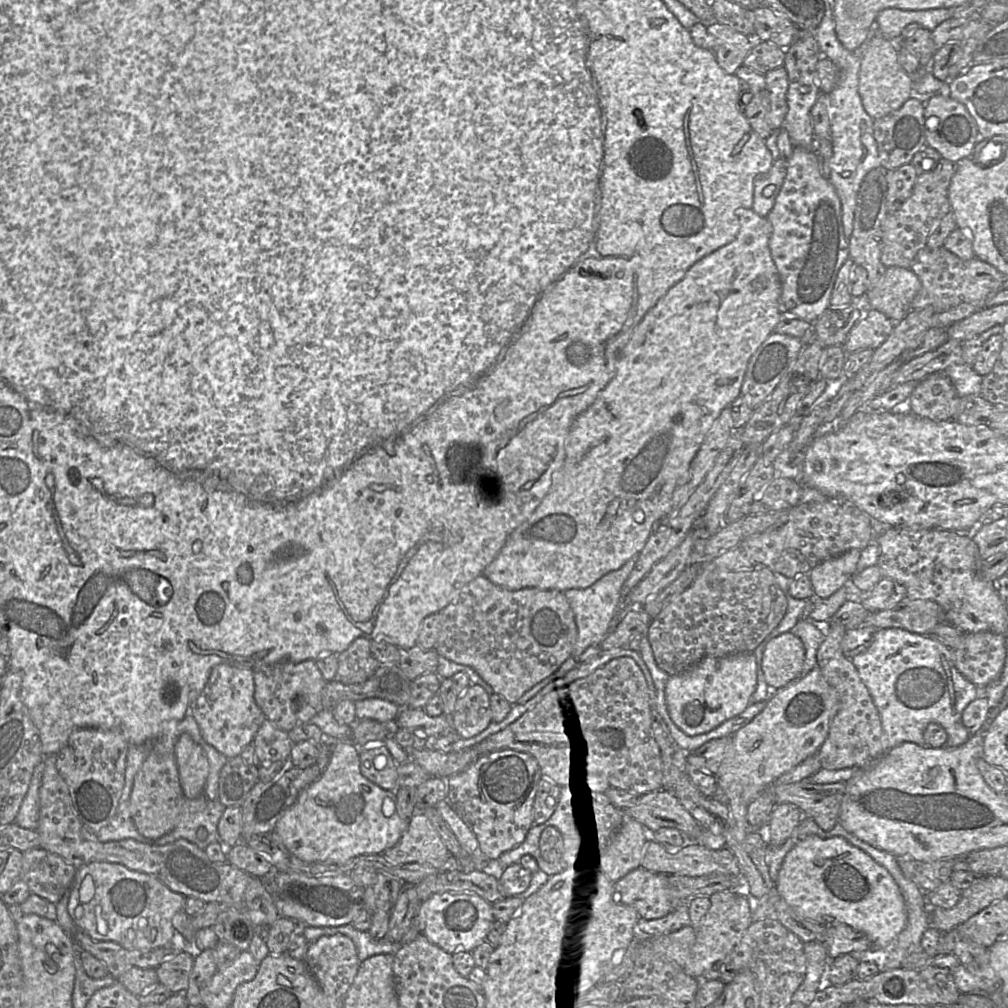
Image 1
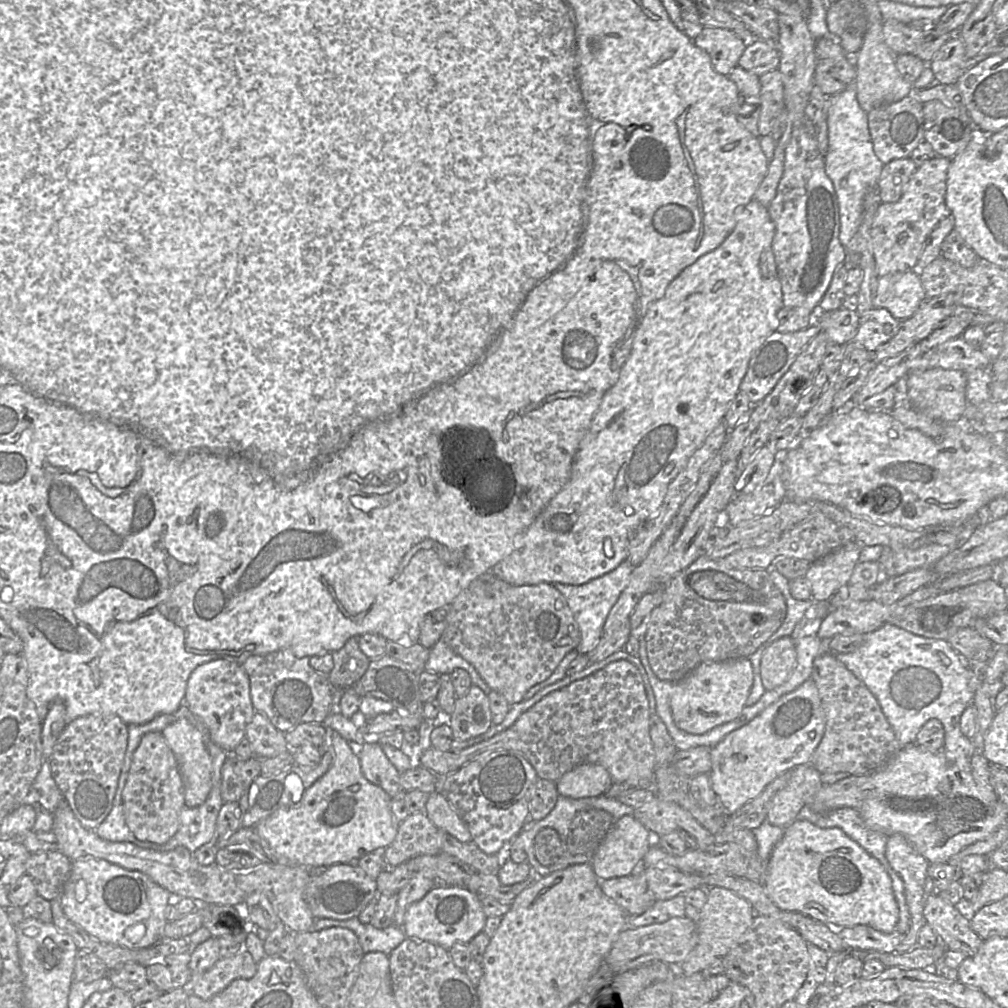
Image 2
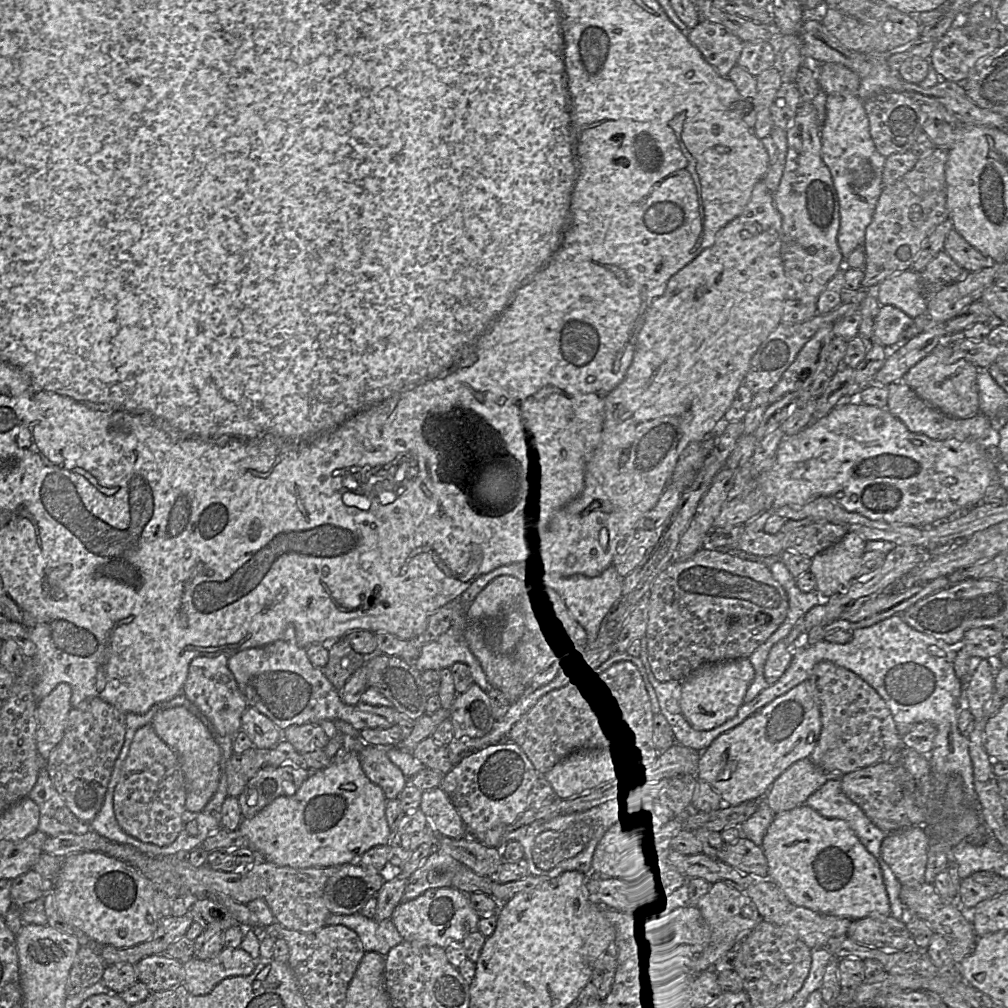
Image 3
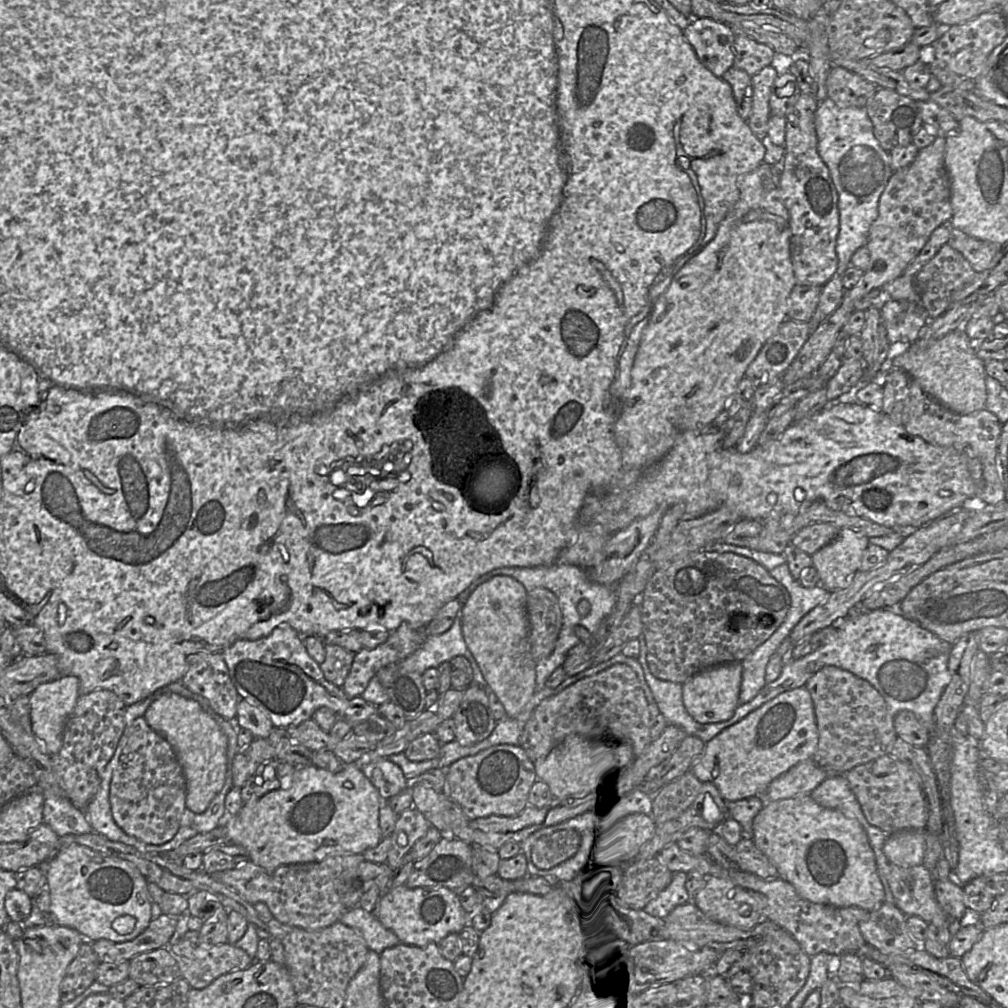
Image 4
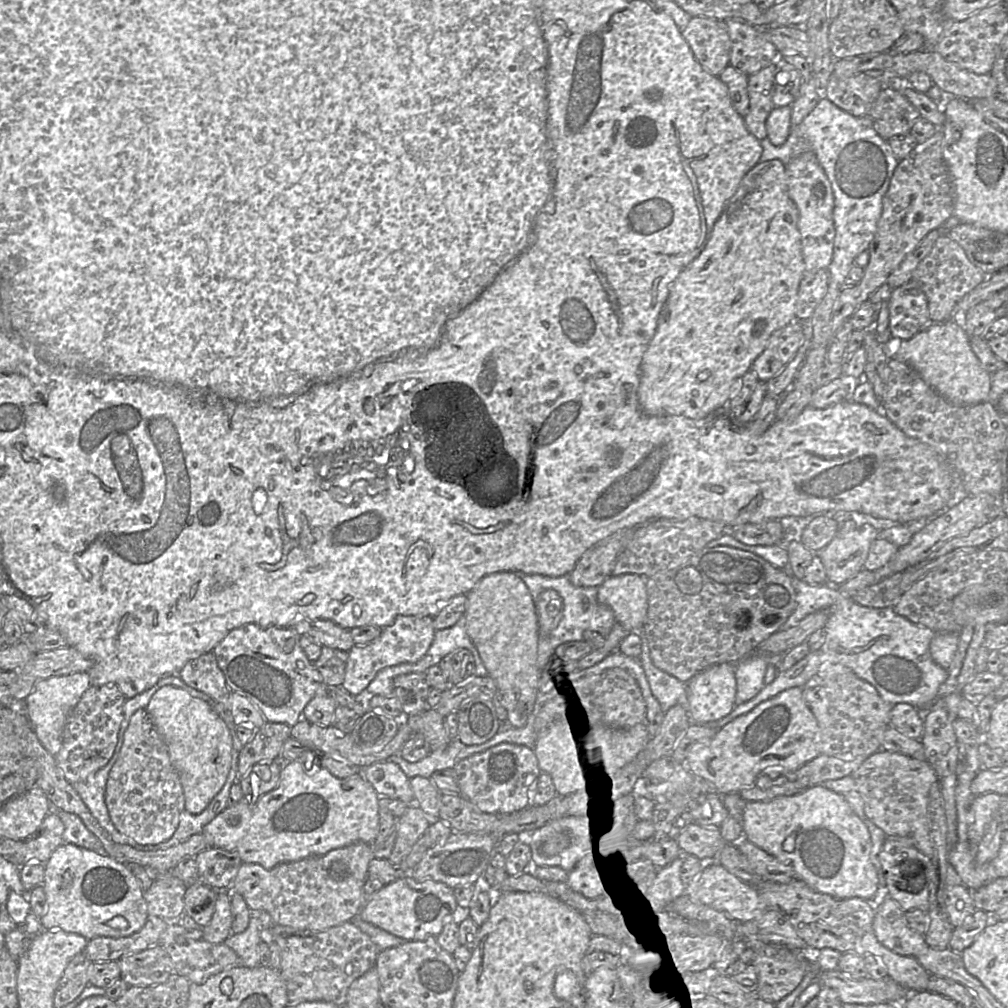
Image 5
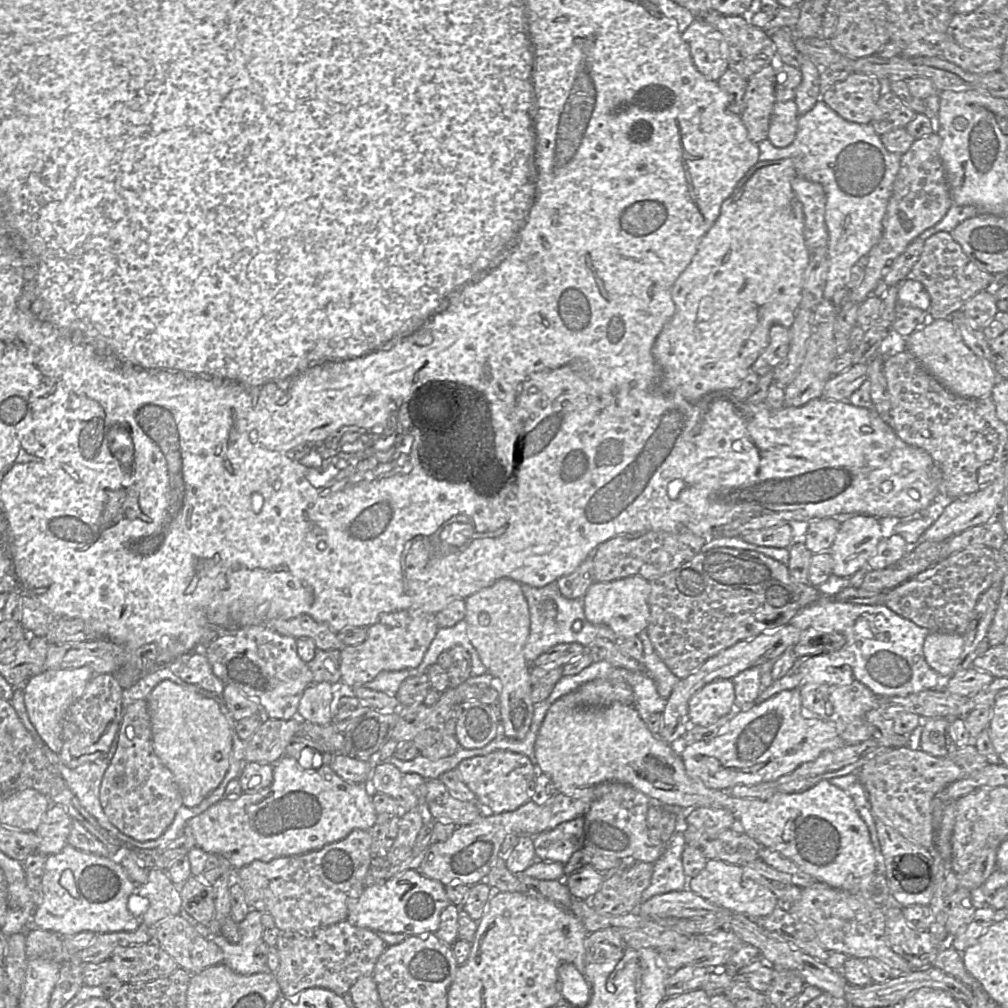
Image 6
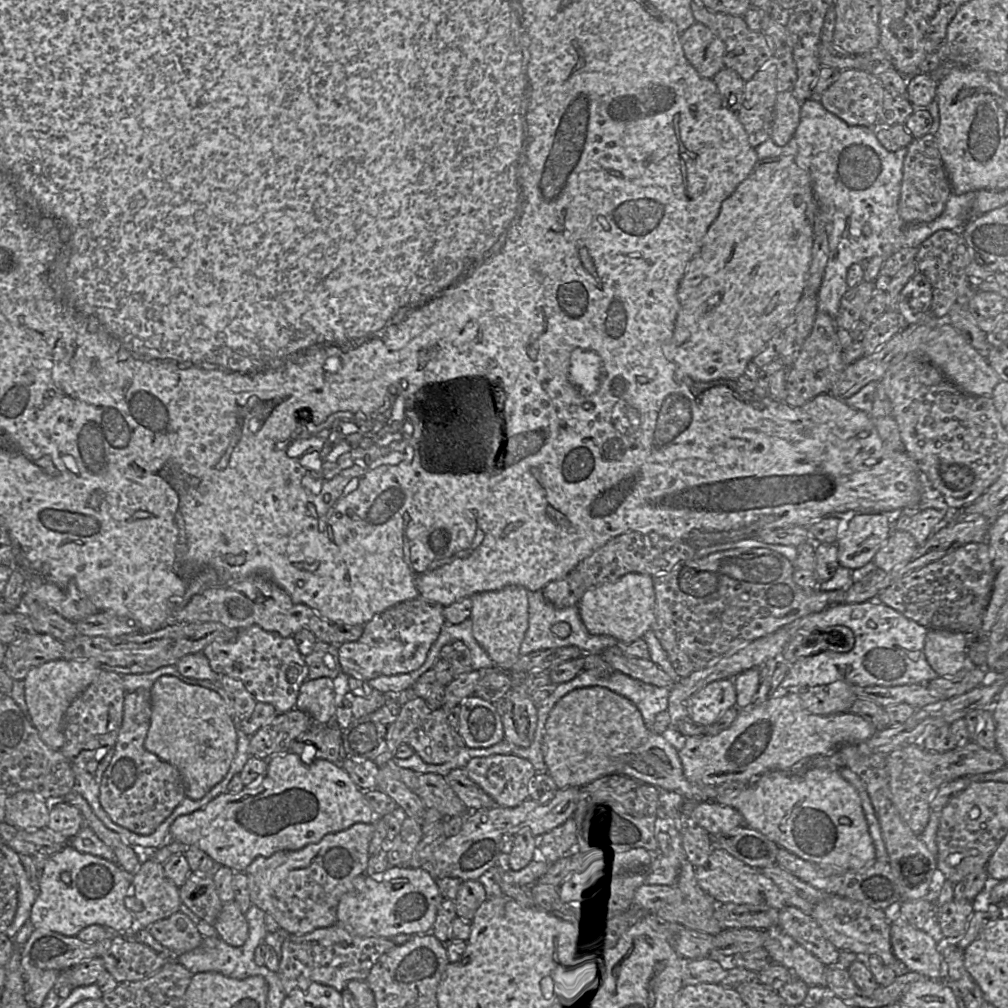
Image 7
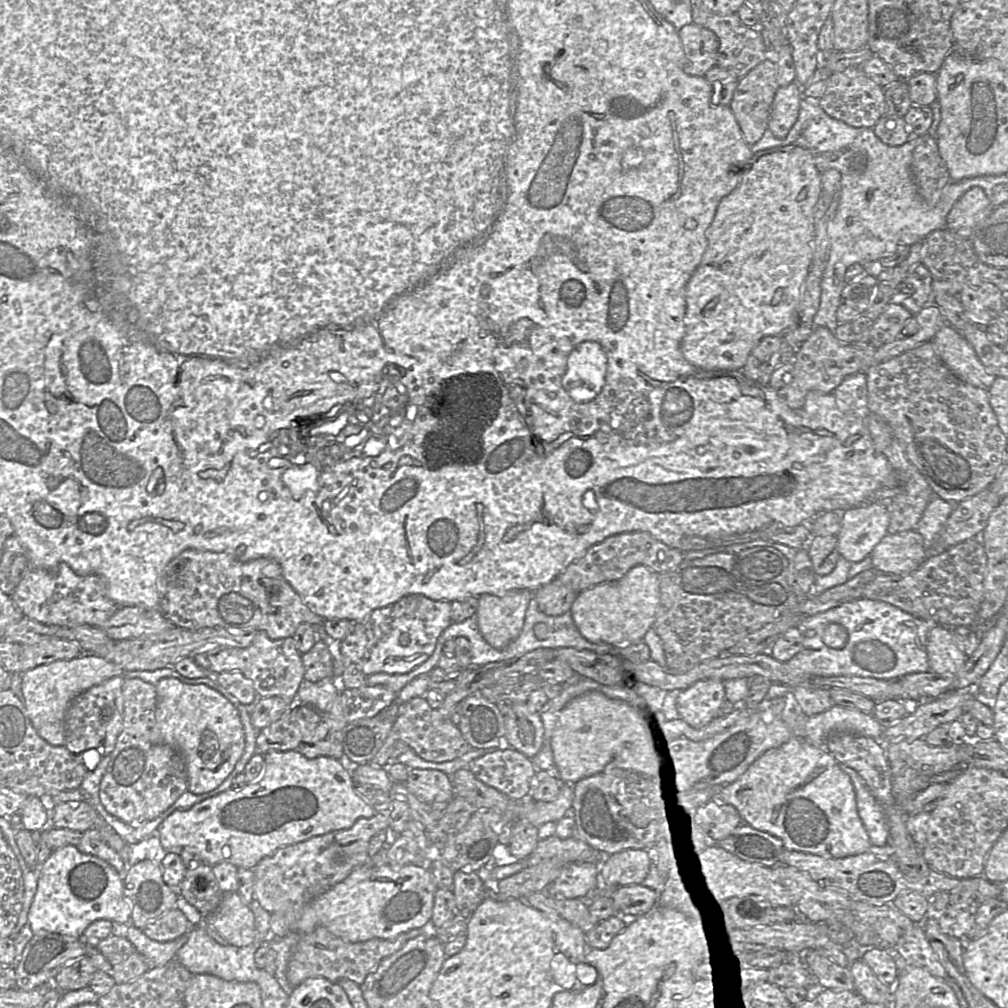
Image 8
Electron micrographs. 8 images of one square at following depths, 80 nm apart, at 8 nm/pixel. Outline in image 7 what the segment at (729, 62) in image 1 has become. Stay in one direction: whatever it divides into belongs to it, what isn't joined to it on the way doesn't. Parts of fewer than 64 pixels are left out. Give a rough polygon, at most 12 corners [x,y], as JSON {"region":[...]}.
{"region":[[695,22],[680,34],[687,61],[704,78],[724,66],[725,45]]}

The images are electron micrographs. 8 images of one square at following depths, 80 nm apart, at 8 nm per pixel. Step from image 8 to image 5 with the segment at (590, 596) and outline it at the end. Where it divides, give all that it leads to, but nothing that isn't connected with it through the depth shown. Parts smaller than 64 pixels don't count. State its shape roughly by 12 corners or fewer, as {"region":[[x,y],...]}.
{"region":[[610,576],[598,601],[628,632],[642,631],[648,601],[646,580]]}

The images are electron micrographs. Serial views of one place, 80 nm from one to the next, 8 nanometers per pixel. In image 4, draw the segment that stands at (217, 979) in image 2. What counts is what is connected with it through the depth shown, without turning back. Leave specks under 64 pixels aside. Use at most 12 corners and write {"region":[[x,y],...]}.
{"region":[[234,945],[168,949],[189,986],[203,989],[216,978],[255,960]]}

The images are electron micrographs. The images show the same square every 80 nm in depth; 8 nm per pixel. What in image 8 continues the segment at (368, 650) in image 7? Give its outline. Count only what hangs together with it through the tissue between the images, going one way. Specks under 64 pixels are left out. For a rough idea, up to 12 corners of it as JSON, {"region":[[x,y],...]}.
{"region":[[411,594],[338,644],[366,676],[430,657],[451,602]]}

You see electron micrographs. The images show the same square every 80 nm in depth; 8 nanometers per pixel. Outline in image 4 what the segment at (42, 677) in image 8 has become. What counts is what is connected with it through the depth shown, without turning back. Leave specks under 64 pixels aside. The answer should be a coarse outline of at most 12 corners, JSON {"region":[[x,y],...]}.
{"region":[[79,679],[42,683],[29,695],[32,731],[48,755],[61,749]]}

